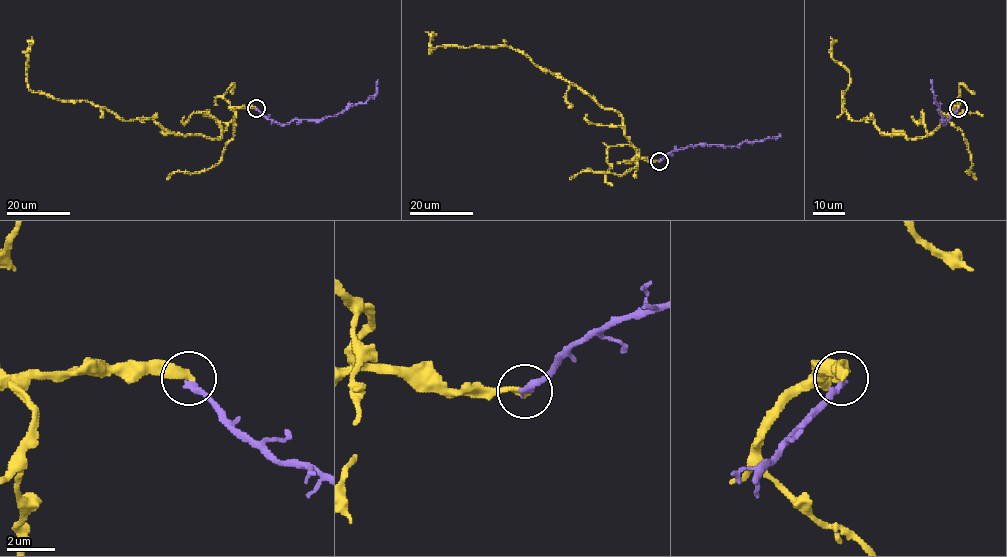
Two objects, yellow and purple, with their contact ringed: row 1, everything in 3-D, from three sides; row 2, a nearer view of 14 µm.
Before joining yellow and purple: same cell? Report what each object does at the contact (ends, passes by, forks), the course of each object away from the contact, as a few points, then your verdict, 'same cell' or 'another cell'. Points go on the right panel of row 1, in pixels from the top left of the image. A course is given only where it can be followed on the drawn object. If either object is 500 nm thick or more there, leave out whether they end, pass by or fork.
yellow ends there; purple ends there; yellow runs (958, 108), (914, 139), (882, 133), (872, 118), (851, 120), (842, 95), (849, 71), (831, 52), (837, 40); purple runs (958, 109), (943, 124), (938, 104), (934, 102), (931, 79); another cell

